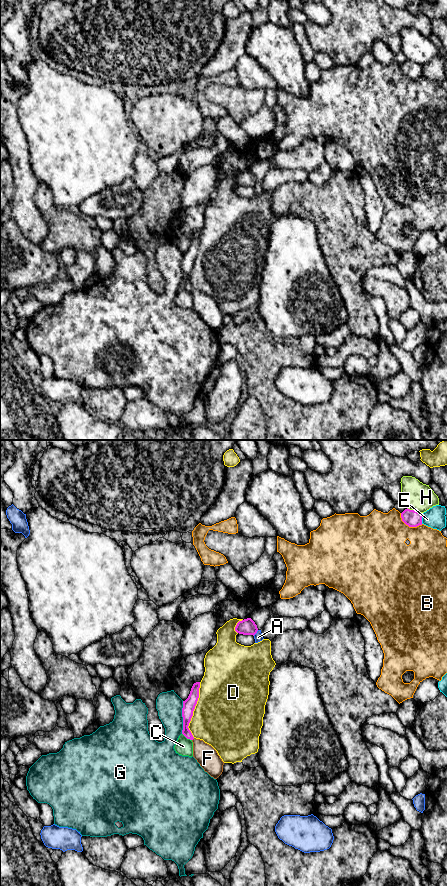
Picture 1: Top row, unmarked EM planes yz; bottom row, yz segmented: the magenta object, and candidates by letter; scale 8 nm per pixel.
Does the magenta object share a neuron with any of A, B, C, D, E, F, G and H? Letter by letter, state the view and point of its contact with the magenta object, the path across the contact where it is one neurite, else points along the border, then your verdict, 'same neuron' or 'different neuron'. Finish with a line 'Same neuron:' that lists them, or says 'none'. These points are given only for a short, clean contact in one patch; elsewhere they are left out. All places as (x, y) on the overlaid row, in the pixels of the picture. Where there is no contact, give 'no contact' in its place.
A: yz (255, 633) | along yz (258, 630), (253, 635) | different neuron
B: yz (409, 526) | different neuron
C: yz (187, 738) | along yz (182, 733), (191, 740) | different neuron
D: yz (193, 710) | different neuron
E: yz (421, 518) | different neuron
F: no contact | same neuron
G: yz (182, 716) | different neuron
H: yz (415, 511) | along yz (407, 507), (422, 513) | different neuron
Same neuron: F

